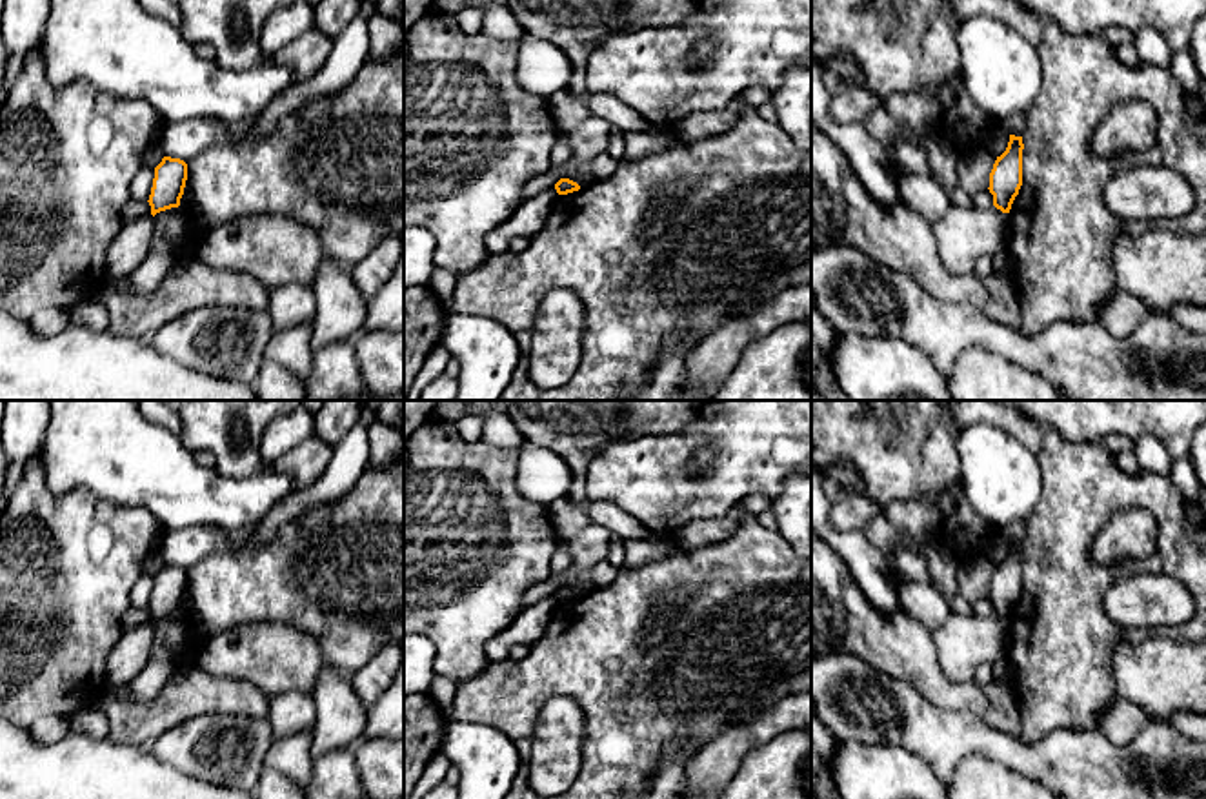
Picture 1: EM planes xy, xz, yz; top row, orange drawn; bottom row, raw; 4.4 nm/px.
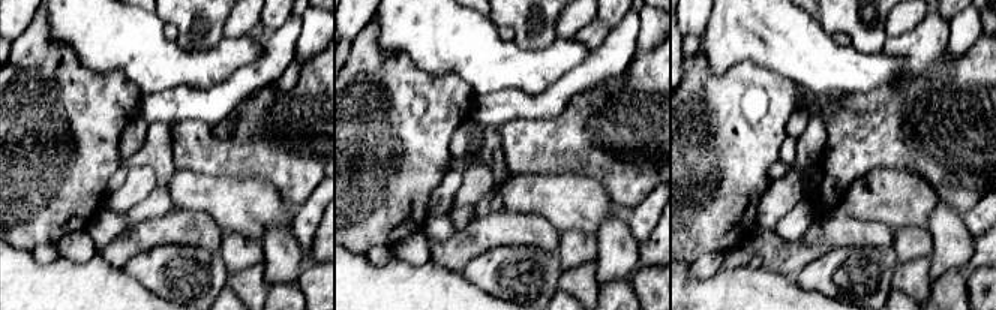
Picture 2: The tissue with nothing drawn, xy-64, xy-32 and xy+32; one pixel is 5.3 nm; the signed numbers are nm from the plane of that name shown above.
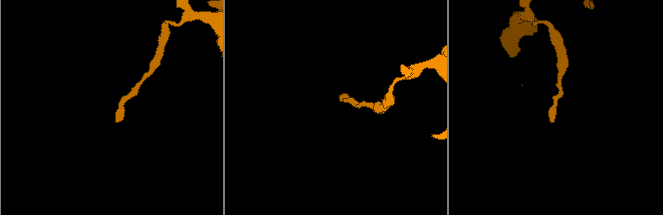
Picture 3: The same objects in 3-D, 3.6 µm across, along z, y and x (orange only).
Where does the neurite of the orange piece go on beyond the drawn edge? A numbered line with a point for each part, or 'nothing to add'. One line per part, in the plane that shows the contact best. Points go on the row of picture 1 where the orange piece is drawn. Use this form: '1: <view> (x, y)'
nothing to add

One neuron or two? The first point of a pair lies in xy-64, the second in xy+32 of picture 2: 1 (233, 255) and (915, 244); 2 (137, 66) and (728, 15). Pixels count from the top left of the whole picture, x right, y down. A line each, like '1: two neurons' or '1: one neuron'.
1: one neuron
2: one neuron

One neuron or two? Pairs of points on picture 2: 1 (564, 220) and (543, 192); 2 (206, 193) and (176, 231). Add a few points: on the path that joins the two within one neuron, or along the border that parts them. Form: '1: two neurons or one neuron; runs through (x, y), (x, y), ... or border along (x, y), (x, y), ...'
1: one neuron; runs through (564, 213), (551, 199)
2: two neurons; border along (176, 208), (201, 210), (221, 231)

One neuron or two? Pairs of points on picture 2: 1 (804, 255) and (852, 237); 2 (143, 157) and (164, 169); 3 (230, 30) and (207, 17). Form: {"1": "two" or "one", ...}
{"1": "one", "2": "one", "3": "two"}

